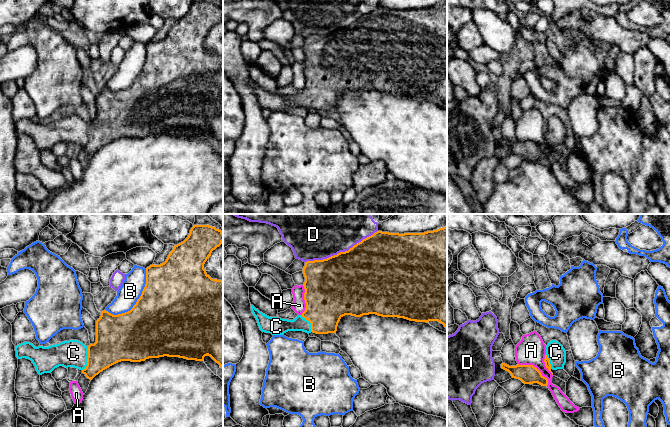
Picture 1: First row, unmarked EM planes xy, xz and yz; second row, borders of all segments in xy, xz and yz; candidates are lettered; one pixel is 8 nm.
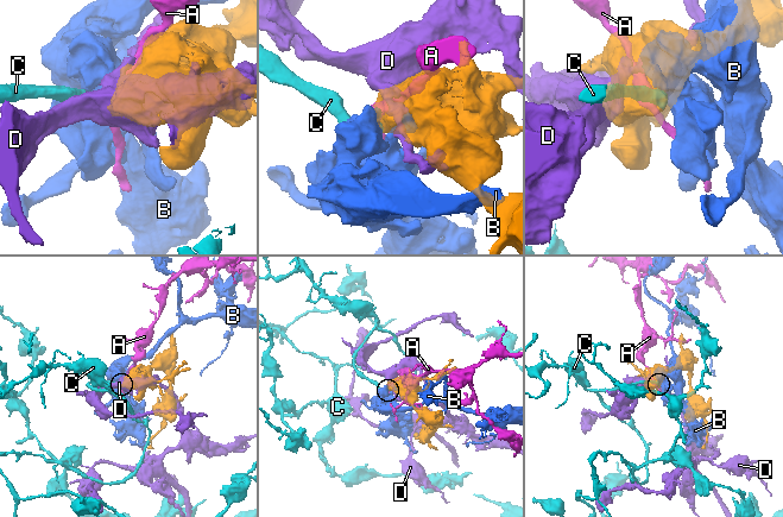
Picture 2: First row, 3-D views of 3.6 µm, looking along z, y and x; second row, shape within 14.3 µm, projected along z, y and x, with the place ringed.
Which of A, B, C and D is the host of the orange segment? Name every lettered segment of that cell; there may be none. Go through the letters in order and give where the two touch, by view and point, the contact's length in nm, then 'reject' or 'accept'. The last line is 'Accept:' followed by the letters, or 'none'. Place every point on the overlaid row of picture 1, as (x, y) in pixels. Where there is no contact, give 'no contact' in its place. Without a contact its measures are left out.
A: contact yz (535, 367); length 300 nm; reject
B: contact xy (137, 301); length 480 nm; reject
C: contact xy (87, 358); length 200 nm; accept
D: contact xz (341, 252); length 650 nm; reject
Accept: C

